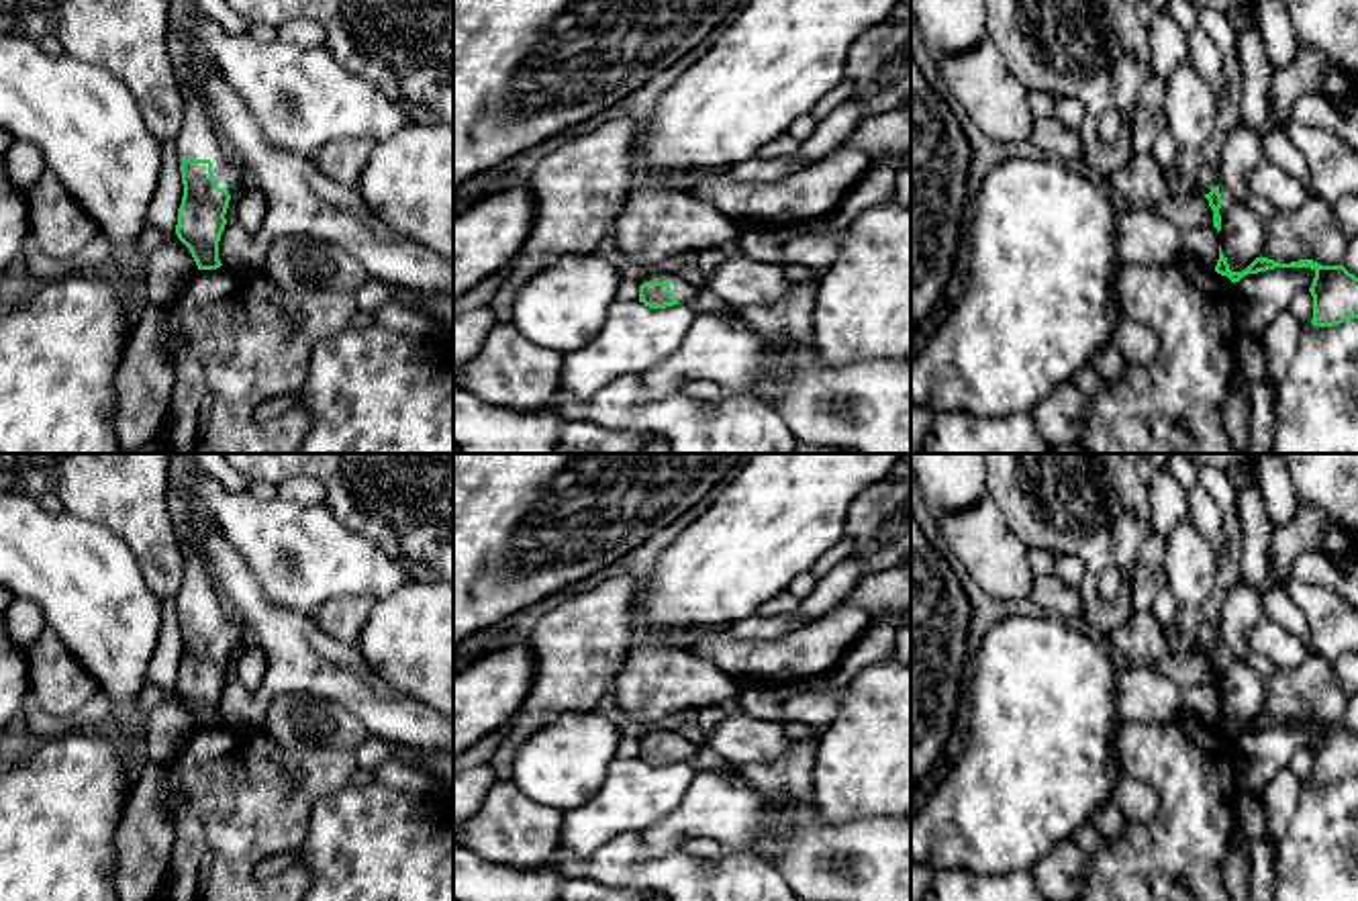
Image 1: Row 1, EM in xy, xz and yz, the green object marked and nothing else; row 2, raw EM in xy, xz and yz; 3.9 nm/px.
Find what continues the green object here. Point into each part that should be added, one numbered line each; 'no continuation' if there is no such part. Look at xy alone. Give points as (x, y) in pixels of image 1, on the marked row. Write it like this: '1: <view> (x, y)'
1: xy (197, 137)

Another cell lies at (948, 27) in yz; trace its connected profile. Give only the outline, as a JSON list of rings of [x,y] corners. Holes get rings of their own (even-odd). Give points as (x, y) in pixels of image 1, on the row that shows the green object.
[[[911,0],[911,16],[933,55],[974,49],[988,35],[984,0]]]

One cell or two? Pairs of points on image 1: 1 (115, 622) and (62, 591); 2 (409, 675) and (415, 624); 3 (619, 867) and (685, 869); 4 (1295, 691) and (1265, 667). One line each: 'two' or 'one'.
1: one
2: one
3: one
4: two

